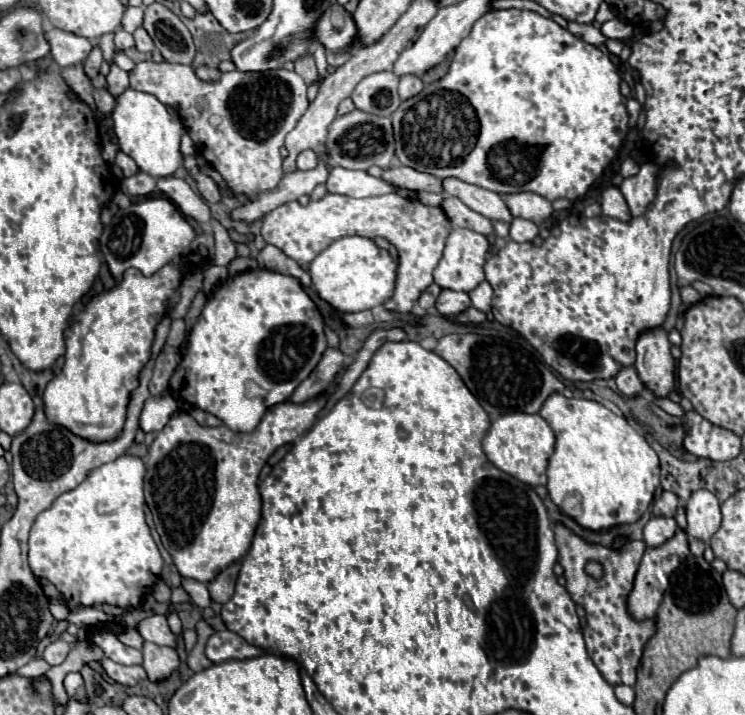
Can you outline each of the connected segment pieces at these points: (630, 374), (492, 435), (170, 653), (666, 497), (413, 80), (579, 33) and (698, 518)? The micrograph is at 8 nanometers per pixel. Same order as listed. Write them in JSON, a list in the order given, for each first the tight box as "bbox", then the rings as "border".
[{"bbox":[615,368,645,398],"border":[[[623,368],[623,370],[617,374],[615,382],[617,382],[619,392],[625,394],[627,398],[635,398],[635,396],[643,394],[643,390],[645,390],[645,386],[643,386],[643,382],[639,380],[635,368]]]},{"bbox":[483,414,555,486],"border":[[[503,414],[503,418],[493,420],[489,432],[483,438],[483,452],[487,458],[503,472],[529,486],[547,484],[547,460],[553,454],[555,434],[551,426],[539,414]]]},{"bbox":[141,642,179,682],"border":[[[145,642],[141,652],[143,652],[143,668],[151,682],[167,680],[179,668],[179,656],[173,648]]]},{"bbox":[651,492,679,516],"border":[[[661,492],[659,498],[653,502],[651,512],[655,516],[675,516],[677,504],[679,504],[679,498],[673,492]]]},{"bbox":[399,74,423,100],"border":[[[409,74],[409,76],[403,76],[401,82],[399,82],[399,98],[401,100],[409,100],[413,98],[415,94],[419,94],[423,90],[423,82],[421,78]]]},{"bbox":[569,22,607,46],"border":[[[569,22],[569,32],[575,34],[577,38],[581,38],[587,44],[593,44],[593,46],[601,46],[601,44],[607,42],[607,38],[603,36],[603,32],[597,26],[591,26],[591,24]]]},{"bbox":[687,490,721,542],"border":[[[697,490],[691,494],[687,506],[687,532],[693,538],[709,542],[721,526],[719,500],[709,490]]]}]

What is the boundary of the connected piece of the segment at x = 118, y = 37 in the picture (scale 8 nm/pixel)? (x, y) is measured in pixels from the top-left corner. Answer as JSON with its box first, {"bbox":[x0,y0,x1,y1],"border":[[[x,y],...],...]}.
{"bbox":[115,28,135,50],"border":[[[119,28],[119,30],[115,32],[115,46],[117,46],[119,50],[127,50],[127,48],[133,48],[133,46],[135,46],[133,34],[129,34],[129,32],[125,32],[123,28]]]}

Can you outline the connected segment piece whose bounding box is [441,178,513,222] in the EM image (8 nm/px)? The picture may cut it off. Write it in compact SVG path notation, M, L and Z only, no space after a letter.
M443 178L441 184L443 184L445 194L457 196L461 202L471 206L471 210L483 214L489 220L499 220L499 218L503 218L503 222L513 220L503 198L497 192L485 190L485 188L475 186L475 184L467 184L459 178Z

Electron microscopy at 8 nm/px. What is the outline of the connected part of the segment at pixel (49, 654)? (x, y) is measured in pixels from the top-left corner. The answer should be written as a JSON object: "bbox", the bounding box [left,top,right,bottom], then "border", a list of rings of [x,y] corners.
{"bbox":[43,640,71,664],"border":[[[55,640],[55,642],[51,642],[51,644],[45,648],[43,658],[45,658],[47,664],[61,664],[63,658],[67,656],[69,648],[71,648],[71,646],[69,646],[67,642],[63,642],[63,640]]]}

